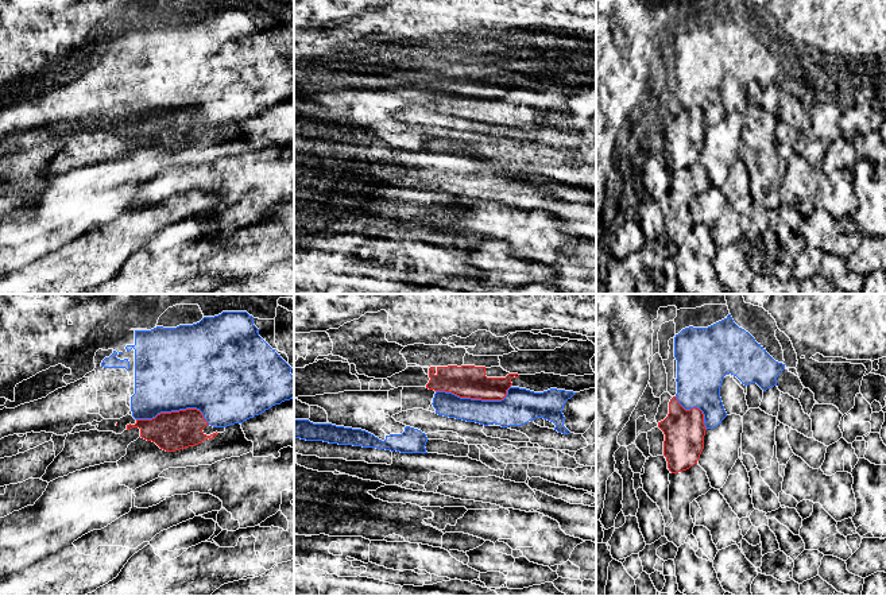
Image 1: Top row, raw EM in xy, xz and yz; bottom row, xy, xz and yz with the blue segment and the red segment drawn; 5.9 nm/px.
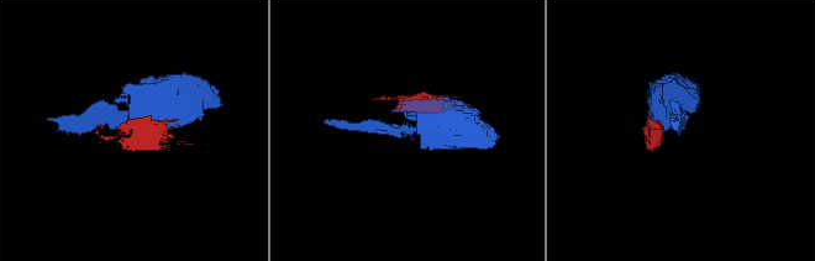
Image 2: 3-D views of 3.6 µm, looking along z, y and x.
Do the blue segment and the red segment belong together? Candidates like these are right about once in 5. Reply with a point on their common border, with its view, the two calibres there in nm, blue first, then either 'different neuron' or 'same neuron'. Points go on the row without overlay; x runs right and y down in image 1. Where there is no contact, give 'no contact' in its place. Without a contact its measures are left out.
contact xz (475, 97); calibres 190 and 190 nm; different neuron

